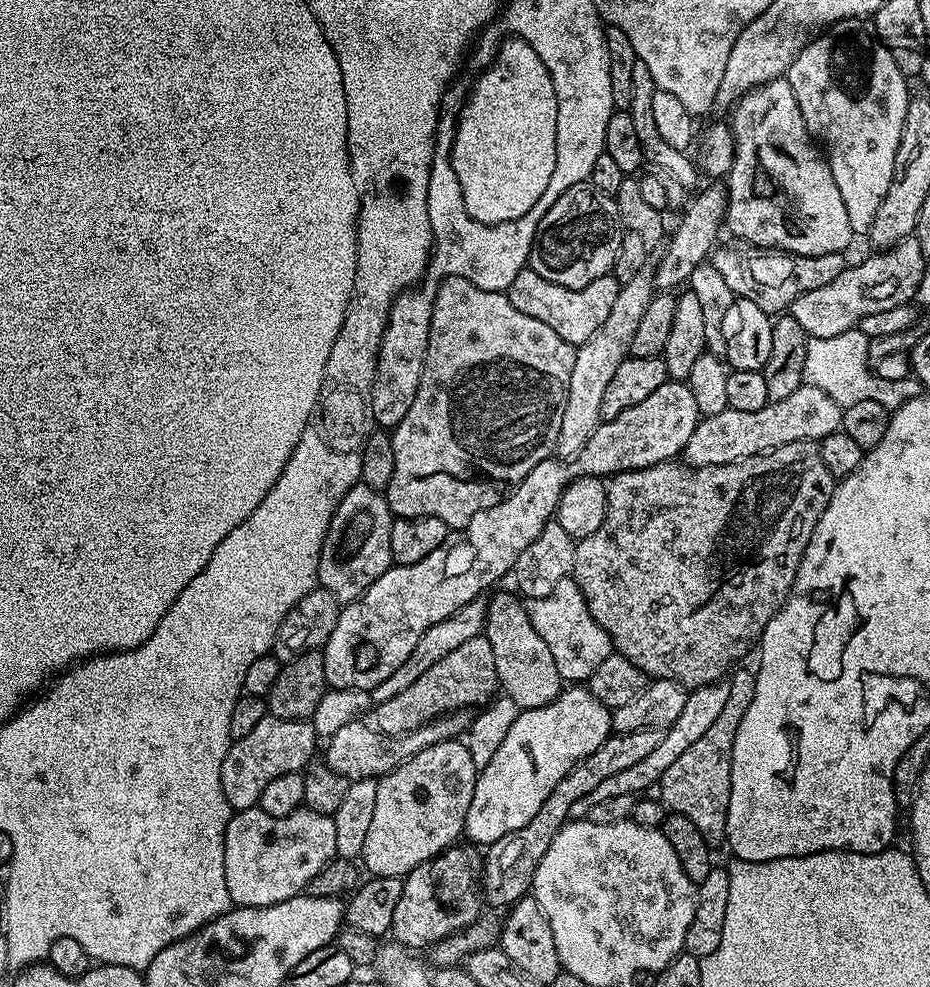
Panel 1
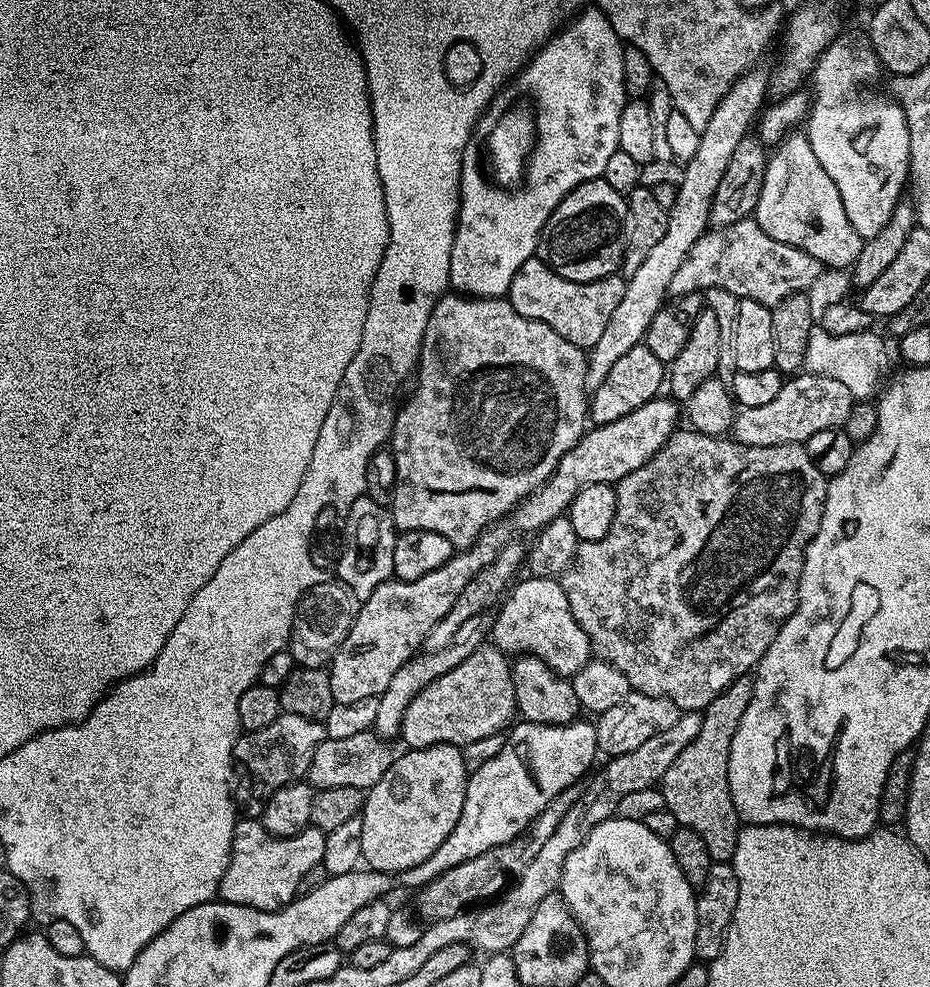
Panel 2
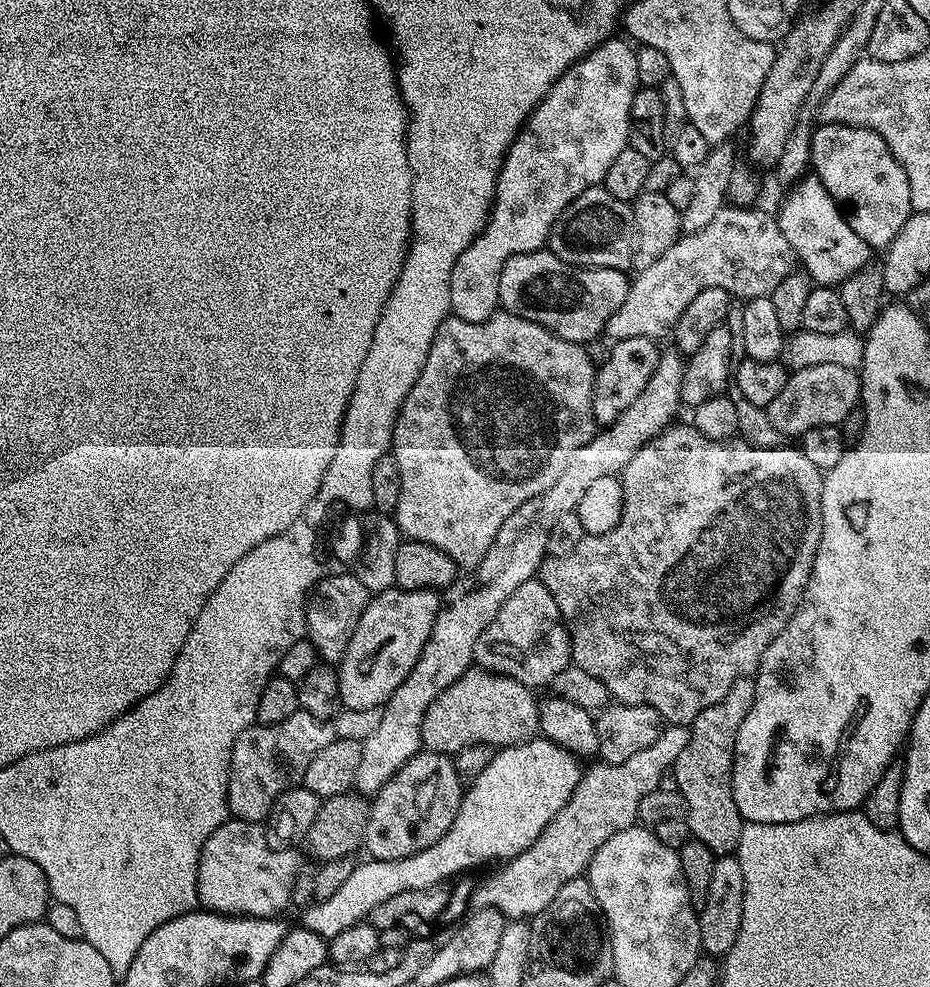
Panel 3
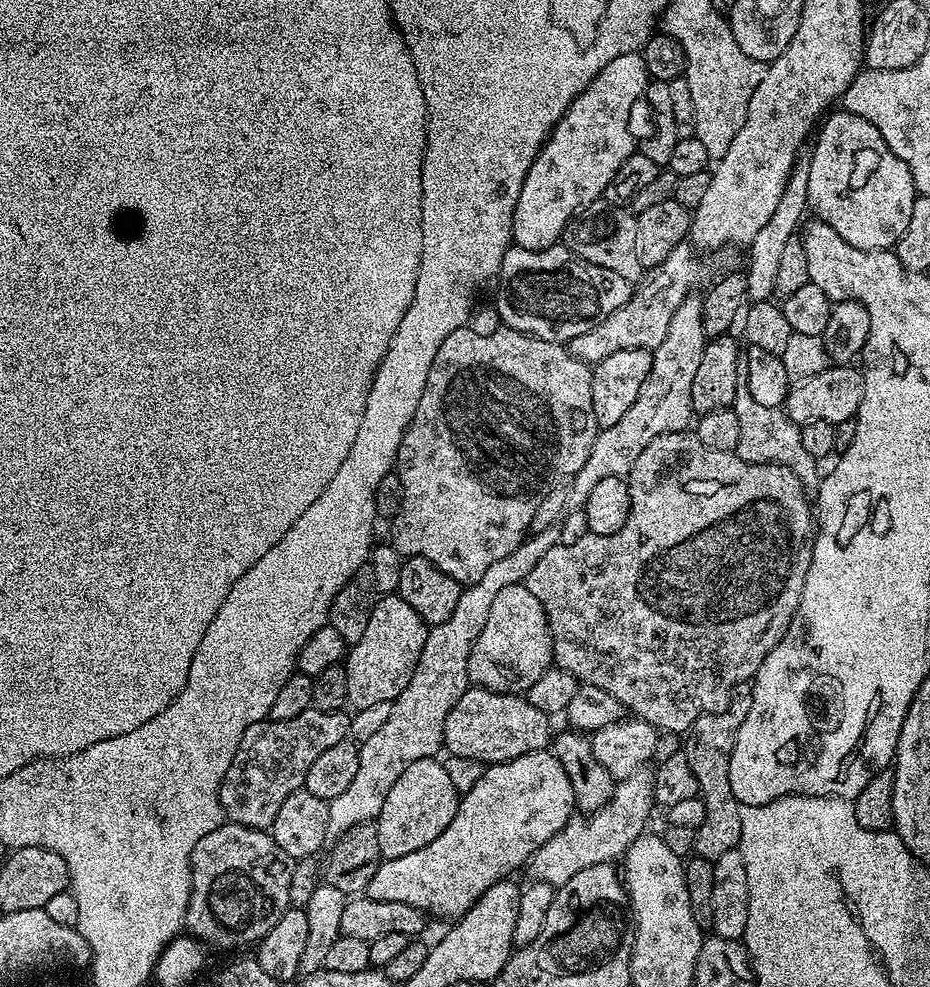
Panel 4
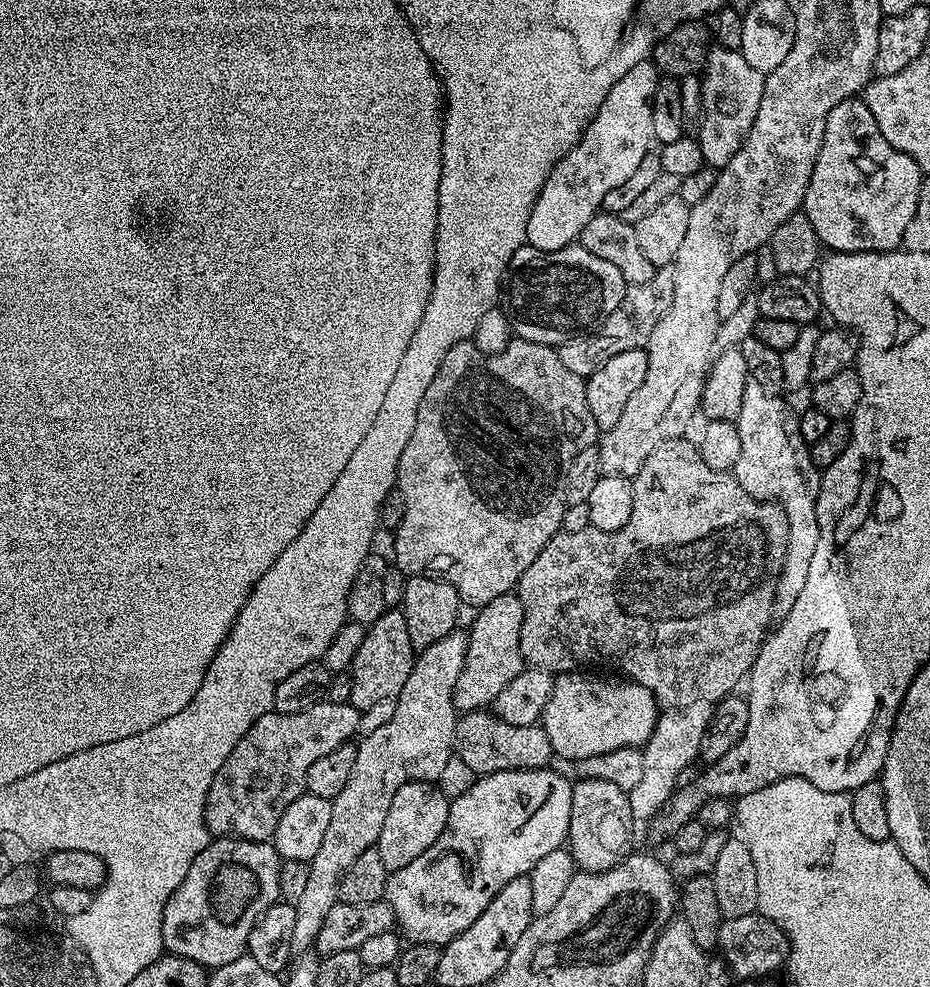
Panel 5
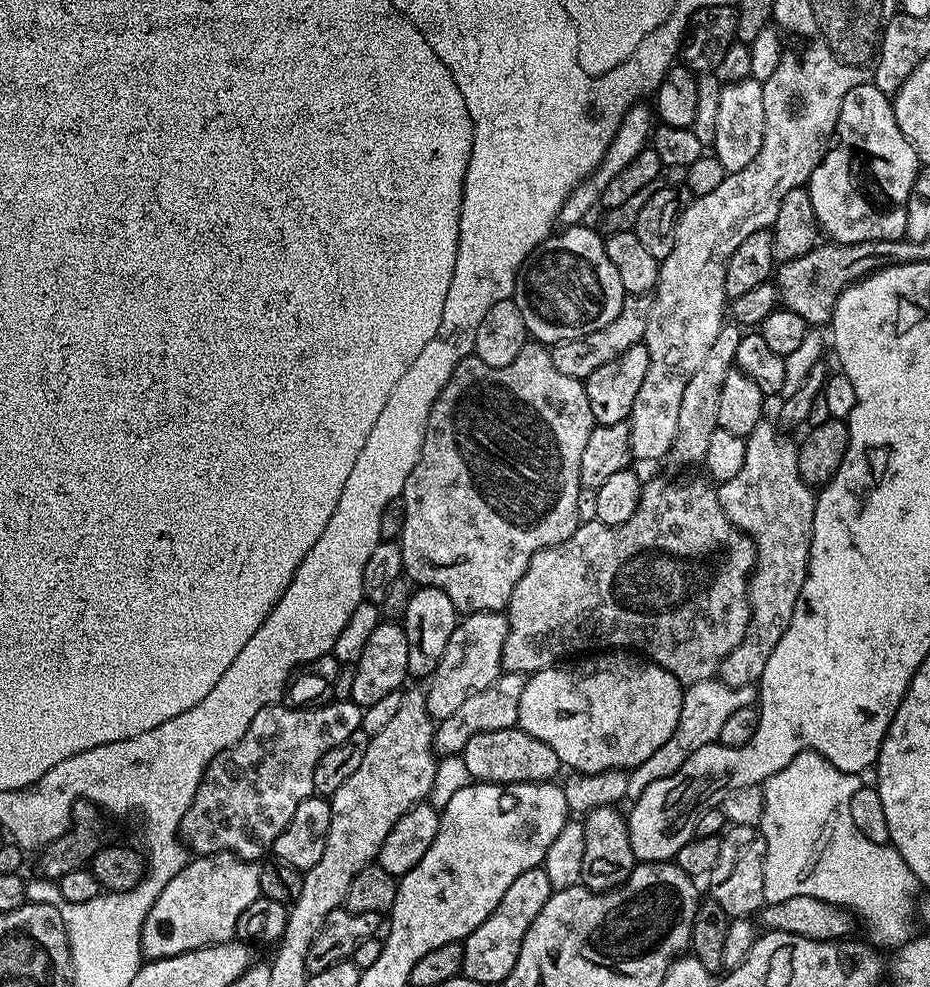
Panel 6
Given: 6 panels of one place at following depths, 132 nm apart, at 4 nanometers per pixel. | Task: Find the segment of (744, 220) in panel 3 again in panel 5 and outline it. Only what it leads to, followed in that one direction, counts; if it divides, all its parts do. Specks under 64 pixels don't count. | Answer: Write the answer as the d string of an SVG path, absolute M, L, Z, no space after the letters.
M671 267L657 268L650 282L625 287L622 302L618 302L618 310L614 310L614 314L610 314L610 318L606 318L606 322L602 322L599 328L558 345L558 358L562 358L562 363L574 370L574 374L586 378L594 374L602 362L614 358L614 354L623 354L625 350L647 349L650 334L654 334L654 326L658 326L662 314L670 310L670 302L674 302L674 274Z

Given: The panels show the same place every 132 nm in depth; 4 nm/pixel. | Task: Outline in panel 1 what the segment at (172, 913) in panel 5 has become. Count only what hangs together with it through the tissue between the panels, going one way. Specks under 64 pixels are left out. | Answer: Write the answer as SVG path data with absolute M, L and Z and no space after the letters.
M259 806L233 811L228 819L224 835L224 865L226 866L226 890L230 890L233 905L242 908L265 908L278 902L286 902L292 896L301 895L307 889L310 878L322 870L336 856L334 846L334 822L331 816L301 806L297 812L274 818Z

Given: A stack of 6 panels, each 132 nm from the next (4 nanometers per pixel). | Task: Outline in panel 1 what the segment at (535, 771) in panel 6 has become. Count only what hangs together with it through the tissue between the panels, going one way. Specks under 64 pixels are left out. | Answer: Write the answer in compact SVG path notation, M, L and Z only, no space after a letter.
M481 634L458 646L458 650L450 650L446 658L434 662L434 666L430 666L430 670L426 670L426 674L412 685L406 686L402 694L394 694L394 698L386 698L386 702L375 705L371 723L382 734L401 736L418 730L428 720L437 720L447 712L479 709L497 695L499 687L498 670L494 670L494 650Z

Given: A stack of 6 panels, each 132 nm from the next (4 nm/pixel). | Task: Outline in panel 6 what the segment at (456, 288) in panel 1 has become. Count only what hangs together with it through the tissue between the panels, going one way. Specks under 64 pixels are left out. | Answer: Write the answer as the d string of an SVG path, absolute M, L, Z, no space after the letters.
M539 342L525 344L518 358L510 362L510 366L486 366L486 362L482 362L474 354L458 362L458 366L454 366L450 382L446 382L442 394L438 394L430 410L430 418L426 422L426 438L422 442L418 462L414 470L410 470L410 478L406 478L402 493L404 525L398 543L402 550L403 575L413 585L442 590L446 598L454 602L457 613L504 612L510 602L510 594L514 594L514 586L518 586L518 578L522 578L526 566L530 566L530 558L538 554L538 550L566 542L566 538L570 538L570 534L574 534L574 530L582 523L578 518L578 494L581 489L579 470L582 450L596 426L594 414L590 414L590 398L586 398L584 381L570 378L557 370L551 351Z

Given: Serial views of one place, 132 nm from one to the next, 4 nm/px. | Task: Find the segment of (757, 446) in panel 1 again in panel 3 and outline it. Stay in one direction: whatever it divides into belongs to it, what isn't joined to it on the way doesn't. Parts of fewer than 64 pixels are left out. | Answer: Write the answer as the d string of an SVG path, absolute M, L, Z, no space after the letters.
M810 366L809 368L797 368L791 373L782 386L782 391L778 393L778 398L770 402L766 409L768 418L772 425L780 431L781 437L799 438L806 434L806 430L813 426L830 426L831 424L840 424L860 404L860 374L855 368L846 366Z

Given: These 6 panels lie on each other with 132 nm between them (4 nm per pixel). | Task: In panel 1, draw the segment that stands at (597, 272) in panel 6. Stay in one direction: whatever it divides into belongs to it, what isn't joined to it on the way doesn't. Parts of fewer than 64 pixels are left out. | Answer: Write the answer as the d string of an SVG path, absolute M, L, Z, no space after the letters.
M521 267L518 278L510 282L506 290L508 300L514 306L514 310L522 310L522 314L530 314L530 318L538 318L538 322L546 322L558 338L570 342L573 346L579 346L606 322L610 310L614 307L614 301L618 299L621 283L615 275L609 274L602 278L594 278L590 286L581 288L567 288L558 286L558 282L546 282L542 274L534 274L530 267Z

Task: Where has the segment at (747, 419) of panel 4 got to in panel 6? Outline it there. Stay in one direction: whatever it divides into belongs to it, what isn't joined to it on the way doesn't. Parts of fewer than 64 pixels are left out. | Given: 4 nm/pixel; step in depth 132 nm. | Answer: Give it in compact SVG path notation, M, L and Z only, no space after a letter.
M768 418L761 419L746 438L742 470L716 488L726 518L743 530L756 547L756 567L748 578L748 629L742 642L726 654L718 673L719 679L732 688L759 681L770 654L774 654L774 646L778 646L778 638L790 626L802 582L806 582L817 493L798 474L797 447L795 439L779 432Z

